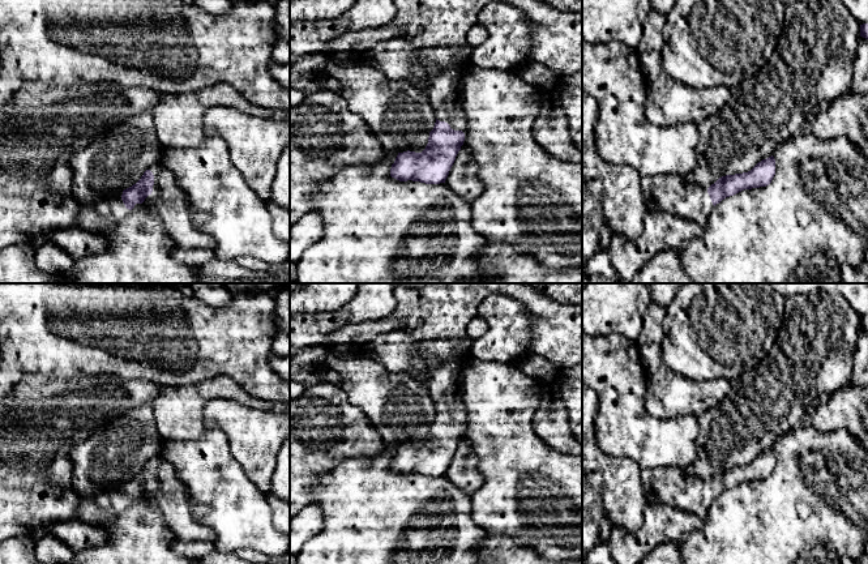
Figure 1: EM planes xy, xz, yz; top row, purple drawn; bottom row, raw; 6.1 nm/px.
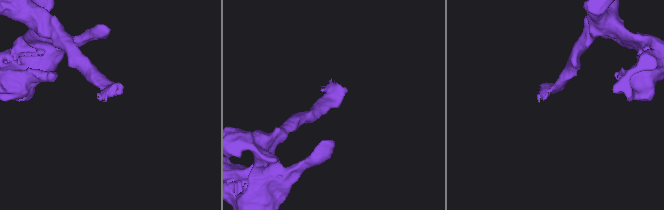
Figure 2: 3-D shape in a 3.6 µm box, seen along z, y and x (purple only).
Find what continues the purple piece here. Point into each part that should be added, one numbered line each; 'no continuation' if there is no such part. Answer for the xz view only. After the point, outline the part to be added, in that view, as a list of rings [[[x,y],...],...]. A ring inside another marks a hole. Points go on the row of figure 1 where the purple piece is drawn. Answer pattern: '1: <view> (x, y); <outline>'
1: xz (445, 90); [[[418,67],[415,73],[427,81],[429,104],[436,119],[445,121],[454,131],[466,131],[466,118],[462,111],[462,77],[448,69]]]

